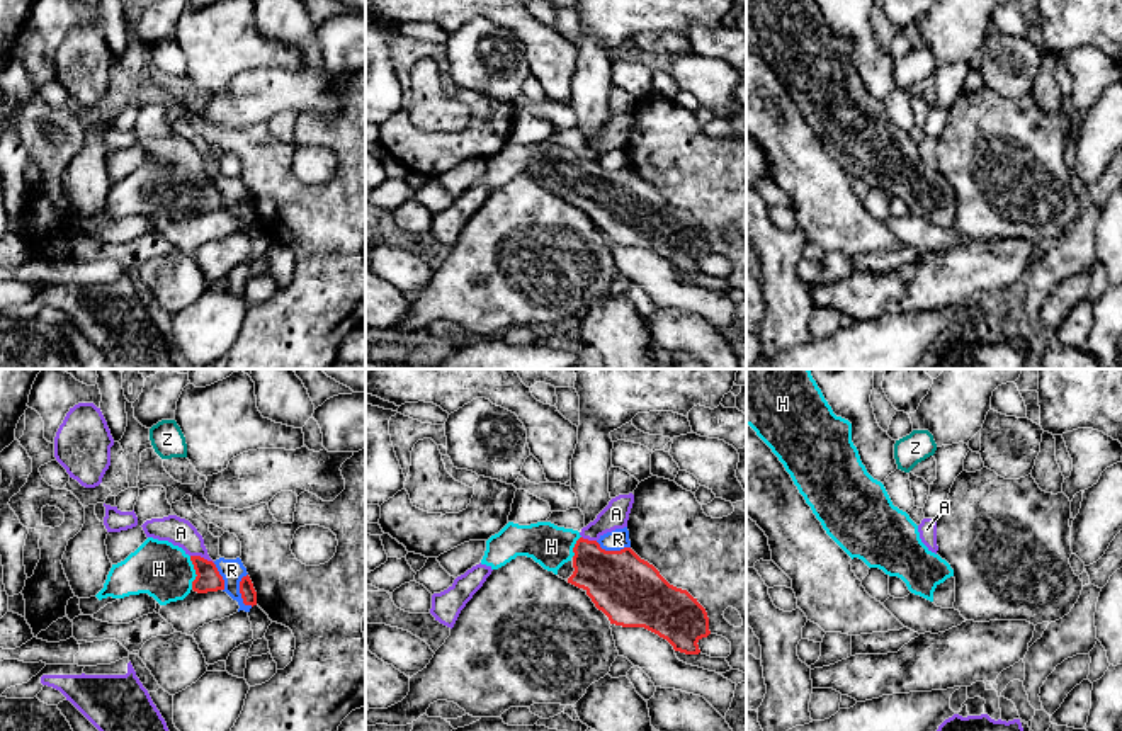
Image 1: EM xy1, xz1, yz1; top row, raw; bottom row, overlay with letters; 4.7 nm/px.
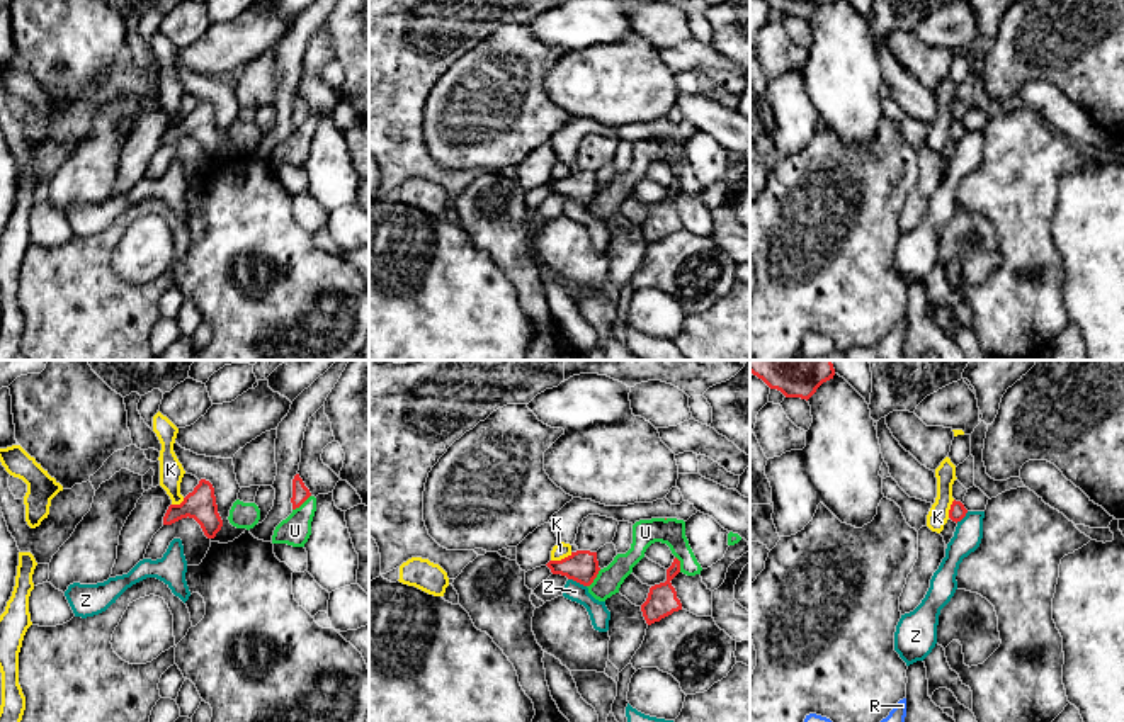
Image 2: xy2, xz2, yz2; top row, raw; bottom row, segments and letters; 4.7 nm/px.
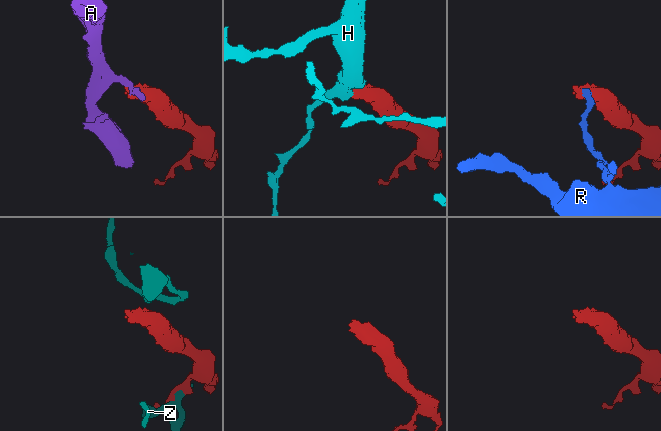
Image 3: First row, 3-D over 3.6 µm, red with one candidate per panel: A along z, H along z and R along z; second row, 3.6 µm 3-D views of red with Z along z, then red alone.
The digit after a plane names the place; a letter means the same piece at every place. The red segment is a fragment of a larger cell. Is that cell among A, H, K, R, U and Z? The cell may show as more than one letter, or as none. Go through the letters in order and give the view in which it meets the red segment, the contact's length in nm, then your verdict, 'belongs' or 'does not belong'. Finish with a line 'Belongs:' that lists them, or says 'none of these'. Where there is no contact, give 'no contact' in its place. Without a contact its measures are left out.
A: xy1 | 120 nm | does not belong
H: xy1 | 160 nm | belongs
K: xz2 | 110 nm | does not belong
R: xy1 | 160 nm | does not belong
U: xz2 | 110 nm | does not belong
Z: xz2 | 100 nm | does not belong
Belongs: H

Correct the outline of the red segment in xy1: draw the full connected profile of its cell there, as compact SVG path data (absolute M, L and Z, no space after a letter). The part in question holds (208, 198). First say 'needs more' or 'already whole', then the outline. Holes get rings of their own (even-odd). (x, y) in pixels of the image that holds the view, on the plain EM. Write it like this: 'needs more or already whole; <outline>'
needs more; M148 156L124 180L112 184L99 219L148 212L160 224L184 219L190 211L224 209L216 184L201 175L189 175L168 160Z

